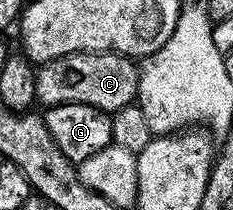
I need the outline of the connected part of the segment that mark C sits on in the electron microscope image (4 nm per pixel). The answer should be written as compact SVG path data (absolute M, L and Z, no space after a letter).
M114 51L71 53L36 68L37 103L45 109L78 103L112 113L134 106L140 76L138 64L128 55L117 55Z

